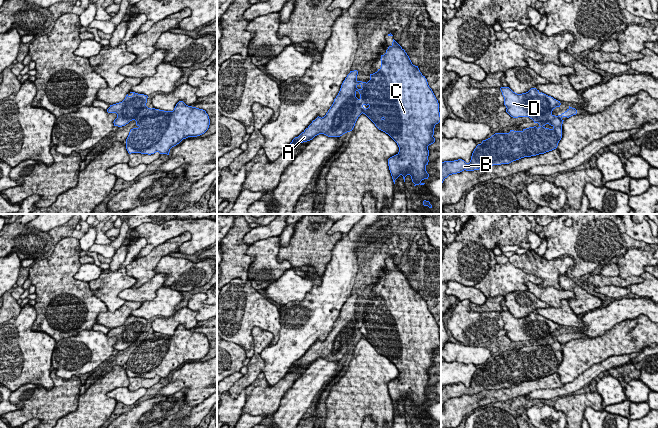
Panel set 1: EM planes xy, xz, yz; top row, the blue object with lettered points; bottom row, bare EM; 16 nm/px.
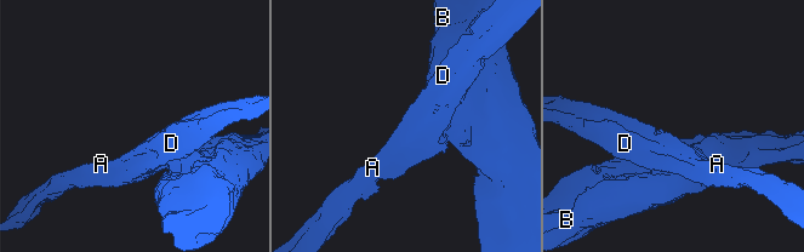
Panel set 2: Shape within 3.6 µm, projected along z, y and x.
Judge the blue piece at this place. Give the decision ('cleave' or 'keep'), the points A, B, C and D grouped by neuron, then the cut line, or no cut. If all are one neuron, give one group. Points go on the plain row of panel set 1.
cleave; A D / B C; cut in xz along (360, 313), (362, 318), (359, 328), (363, 336)

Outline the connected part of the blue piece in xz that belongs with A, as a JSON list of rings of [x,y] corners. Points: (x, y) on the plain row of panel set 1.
[[[357,294],[350,295],[326,339],[313,344],[298,361],[292,364],[289,372],[310,365],[319,358],[340,361],[353,354],[358,341],[363,337],[359,327],[363,318],[357,310],[360,308],[362,311],[364,306],[358,305],[357,299]]]

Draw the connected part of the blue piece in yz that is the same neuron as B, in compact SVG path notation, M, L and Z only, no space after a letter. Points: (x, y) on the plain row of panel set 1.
M551 339L549 344L540 343L534 347L538 347L539 351L529 351L522 355L510 354L509 357L495 357L490 362L483 364L474 373L469 387L462 383L441 386L441 409L449 399L457 398L464 394L474 395L483 390L509 388L524 381L536 380L556 373L562 362L563 344Z

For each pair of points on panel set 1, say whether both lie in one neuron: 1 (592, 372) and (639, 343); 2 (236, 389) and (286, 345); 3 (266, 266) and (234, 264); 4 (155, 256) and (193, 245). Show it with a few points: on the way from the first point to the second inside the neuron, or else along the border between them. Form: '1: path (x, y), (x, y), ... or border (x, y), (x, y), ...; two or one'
1: border (638, 353), (611, 355), (599, 363); two
2: border (268, 345), (260, 354), (264, 361), (260, 371); two
3: border (251, 244), (246, 253), (254, 260), (247, 280); two
4: border (191, 234), (182, 232), (168, 238), (153, 248); two

